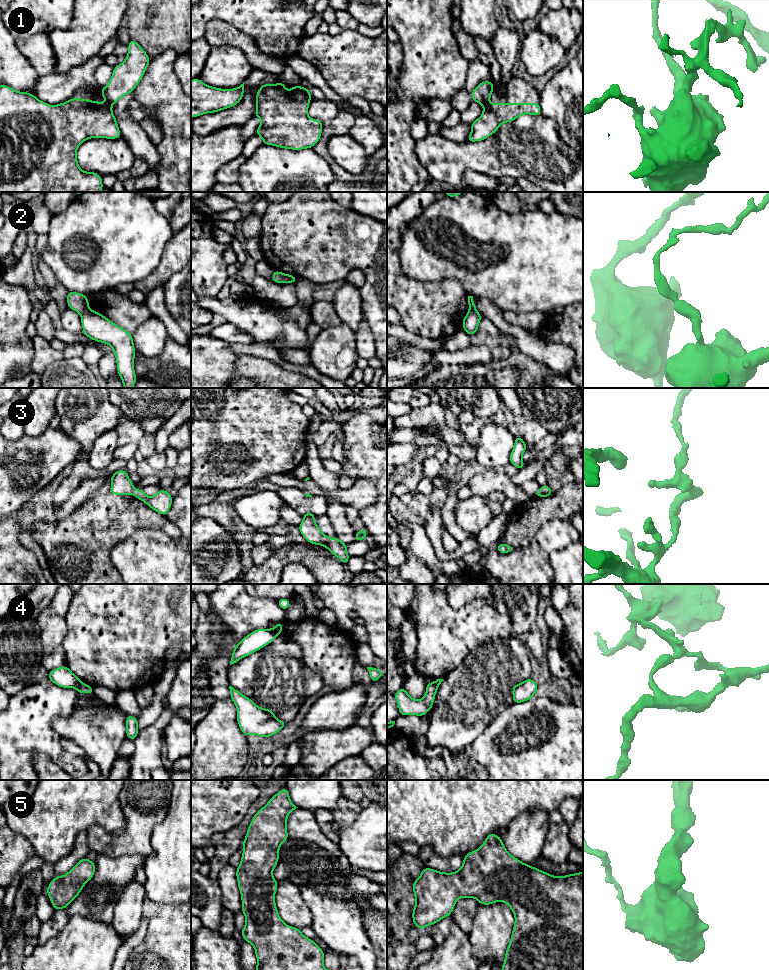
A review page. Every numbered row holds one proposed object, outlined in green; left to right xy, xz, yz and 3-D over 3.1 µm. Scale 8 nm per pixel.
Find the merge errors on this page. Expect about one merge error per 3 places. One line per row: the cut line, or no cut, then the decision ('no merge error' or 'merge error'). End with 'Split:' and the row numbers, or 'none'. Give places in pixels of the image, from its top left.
1: cut xz (298, 86), (310, 99); merge error
2: cut xz (280, 273), (282, 282); merge error
3: cut xz (330, 538), (325, 546); merge error
4: cut xy (81, 682), (75, 687); merge error
5: cut none; no merge error
Split: 1, 2, 3, 4

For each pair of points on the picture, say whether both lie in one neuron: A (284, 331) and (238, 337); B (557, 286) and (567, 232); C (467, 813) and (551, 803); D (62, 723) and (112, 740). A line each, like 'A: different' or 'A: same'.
A: different
B: same
C: same
D: same

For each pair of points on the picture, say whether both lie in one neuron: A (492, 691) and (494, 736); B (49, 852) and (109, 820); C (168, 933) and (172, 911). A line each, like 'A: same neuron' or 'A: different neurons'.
A: different neurons
B: same neuron
C: same neuron

